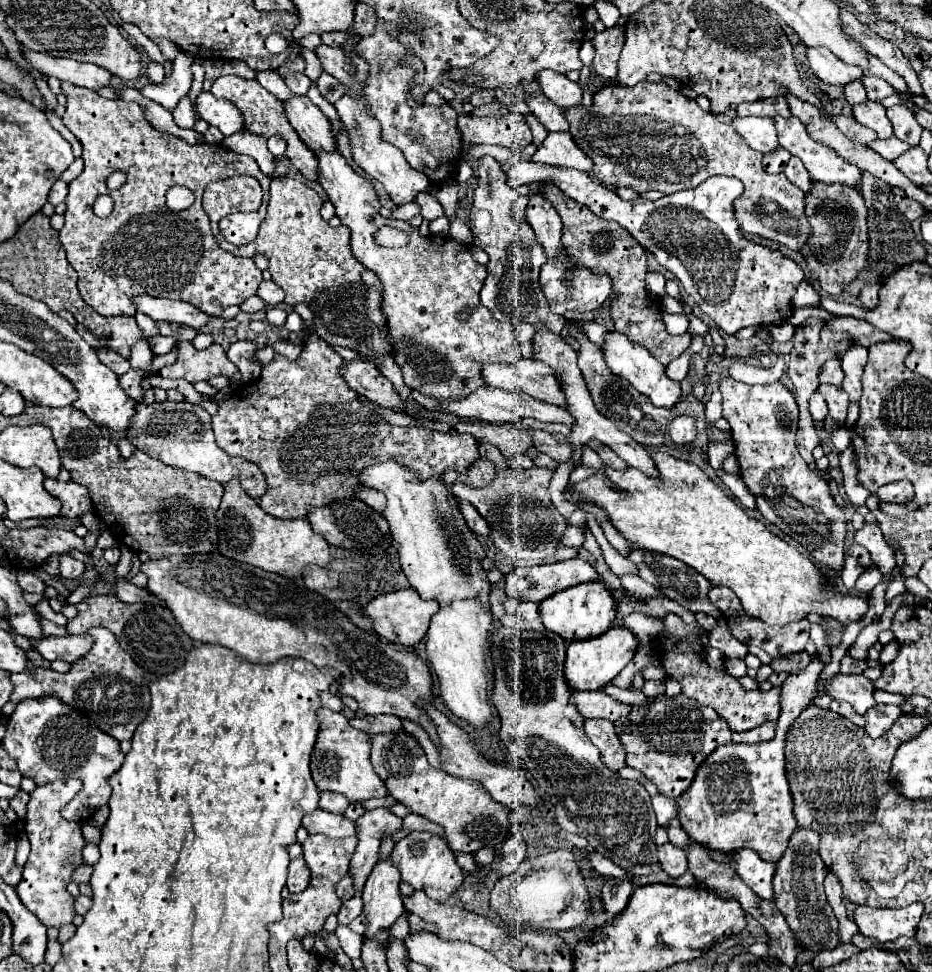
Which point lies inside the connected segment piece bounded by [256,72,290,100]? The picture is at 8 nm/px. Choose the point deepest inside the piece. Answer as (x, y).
(271, 81)

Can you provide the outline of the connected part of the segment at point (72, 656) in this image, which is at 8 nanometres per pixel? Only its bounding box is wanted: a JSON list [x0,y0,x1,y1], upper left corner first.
[30,634,92,664]

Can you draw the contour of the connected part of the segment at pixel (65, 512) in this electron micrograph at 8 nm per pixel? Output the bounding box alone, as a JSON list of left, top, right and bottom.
[44,478,92,520]

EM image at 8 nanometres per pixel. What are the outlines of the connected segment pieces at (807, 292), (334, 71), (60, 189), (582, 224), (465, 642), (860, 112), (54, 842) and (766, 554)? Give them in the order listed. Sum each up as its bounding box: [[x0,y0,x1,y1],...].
[[792,280,820,308],[314,44,354,84],[48,180,68,206],[543,182,692,366],[358,460,492,734],[852,102,892,138],[16,778,84,928],[568,448,868,626]]

